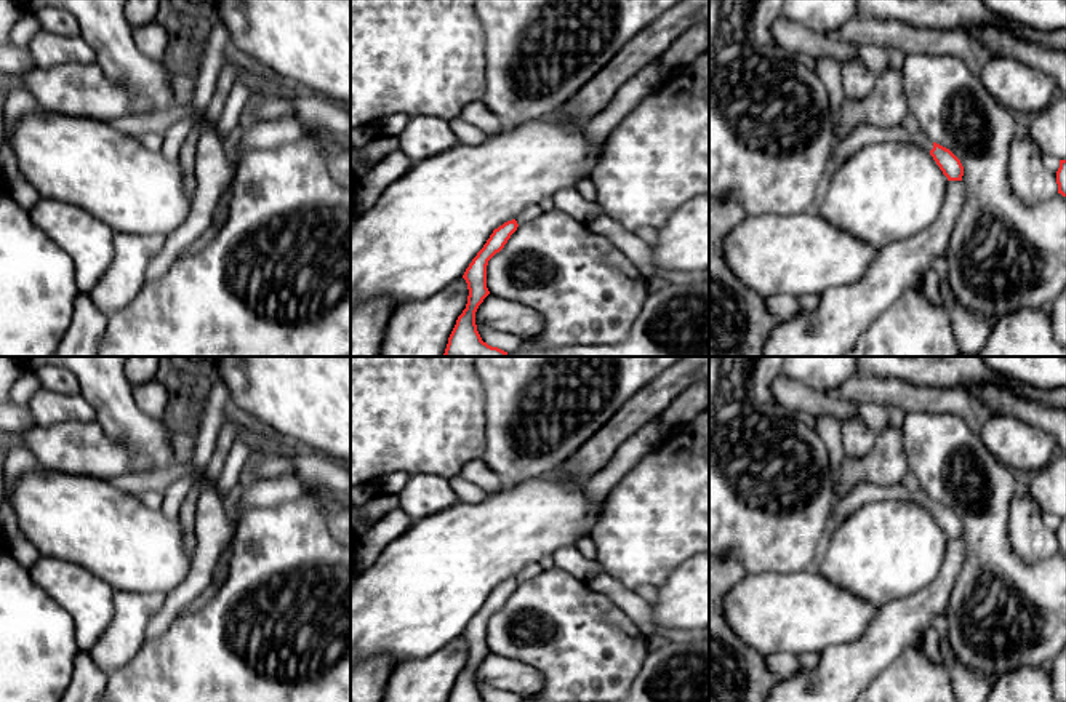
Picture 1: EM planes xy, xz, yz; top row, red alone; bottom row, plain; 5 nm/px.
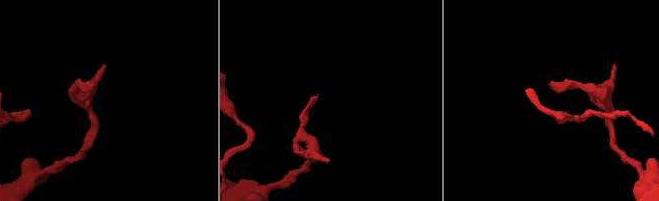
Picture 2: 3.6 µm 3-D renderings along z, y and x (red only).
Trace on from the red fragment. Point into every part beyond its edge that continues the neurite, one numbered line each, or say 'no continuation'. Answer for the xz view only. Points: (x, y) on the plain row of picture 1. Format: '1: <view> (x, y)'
no continuation

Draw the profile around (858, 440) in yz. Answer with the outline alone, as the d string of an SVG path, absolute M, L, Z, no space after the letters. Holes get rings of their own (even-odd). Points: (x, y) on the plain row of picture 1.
M858 416L842 421L840 437L845 457L866 457L874 448L876 435Z

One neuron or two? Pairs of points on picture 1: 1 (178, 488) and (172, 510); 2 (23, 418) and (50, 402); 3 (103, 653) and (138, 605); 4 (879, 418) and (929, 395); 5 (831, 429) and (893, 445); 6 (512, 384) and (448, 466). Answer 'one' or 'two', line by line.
1: one
2: two
3: one
4: two
5: two
6: two

